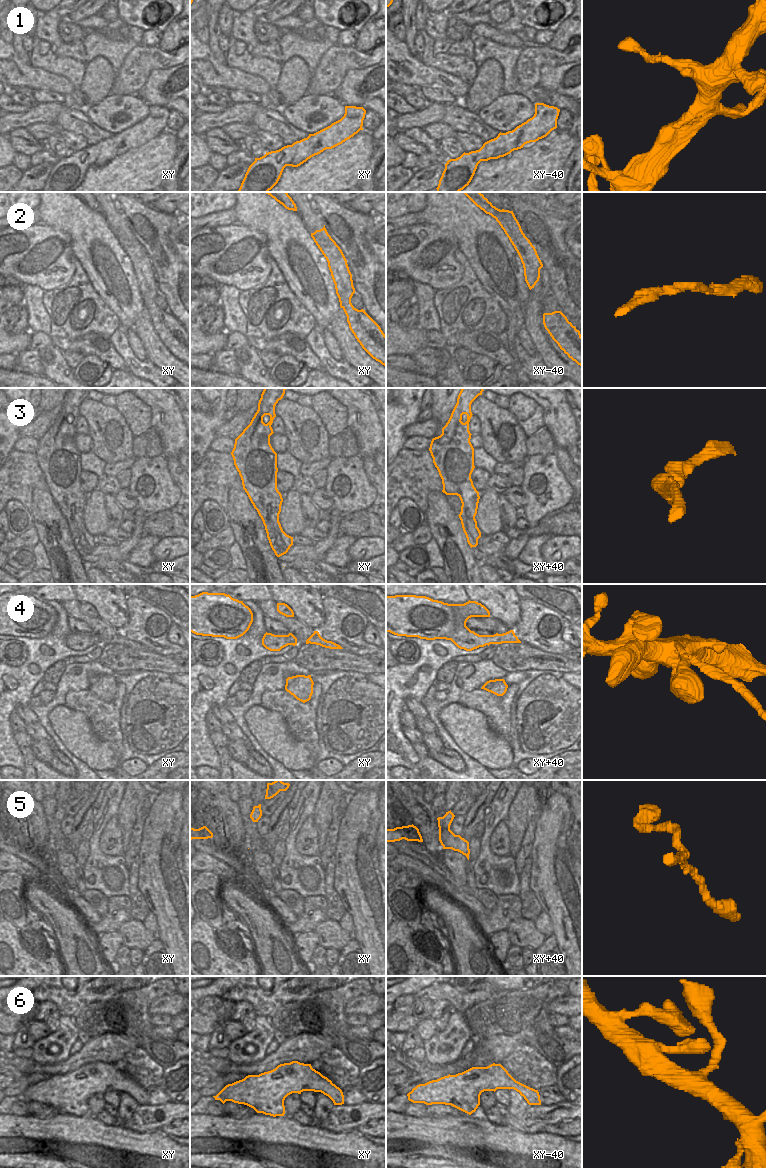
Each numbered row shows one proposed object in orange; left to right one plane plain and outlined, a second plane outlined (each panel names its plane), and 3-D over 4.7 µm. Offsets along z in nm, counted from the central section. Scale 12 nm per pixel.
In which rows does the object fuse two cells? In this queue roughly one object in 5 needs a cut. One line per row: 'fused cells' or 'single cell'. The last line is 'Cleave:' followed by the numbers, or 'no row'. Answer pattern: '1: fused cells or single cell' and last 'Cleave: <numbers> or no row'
1: single cell
2: single cell
3: single cell
4: single cell
5: fused cells
6: single cell
Cleave: 5

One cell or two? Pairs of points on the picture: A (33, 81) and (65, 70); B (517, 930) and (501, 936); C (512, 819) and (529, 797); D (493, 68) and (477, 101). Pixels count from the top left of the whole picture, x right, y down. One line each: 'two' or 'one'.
A: two
B: two
C: one
D: one

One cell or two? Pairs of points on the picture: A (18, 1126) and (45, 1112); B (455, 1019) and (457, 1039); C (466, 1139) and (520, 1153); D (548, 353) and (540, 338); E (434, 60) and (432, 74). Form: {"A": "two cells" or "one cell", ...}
{"A": "two cells", "B": "one cell", "C": "one cell", "D": "one cell", "E": "two cells"}

